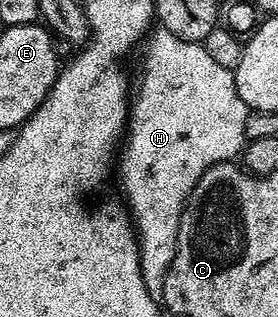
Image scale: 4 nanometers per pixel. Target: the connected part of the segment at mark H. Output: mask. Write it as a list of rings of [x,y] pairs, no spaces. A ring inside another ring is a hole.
[[[157,27],[148,34],[147,40],[143,45],[144,49],[145,62],[141,65],[141,82],[138,85],[136,82],[135,85],[135,96],[132,98],[129,111],[129,123],[123,134],[123,144],[119,149],[119,160],[115,165],[115,177],[116,180],[117,177],[121,180],[121,185],[125,188],[123,197],[127,202],[127,208],[133,218],[133,227],[137,235],[137,246],[141,252],[143,283],[147,283],[147,291],[152,297],[160,299],[163,295],[163,283],[167,279],[167,271],[171,267],[171,259],[175,259],[175,247],[179,239],[179,219],[183,215],[187,199],[191,195],[195,183],[199,183],[203,171],[207,171],[215,163],[219,163],[220,161],[233,161],[236,158],[236,153],[238,156],[244,150],[247,144],[247,138],[245,136],[247,115],[251,110],[248,105],[243,103],[243,99],[239,95],[237,84],[233,78],[234,70],[228,69],[227,67],[219,67],[219,63],[212,61],[211,55],[207,55],[204,44],[196,41],[184,41],[183,39],[179,39],[179,35],[171,35],[171,31]]]

